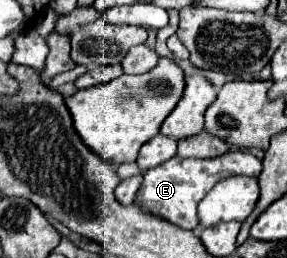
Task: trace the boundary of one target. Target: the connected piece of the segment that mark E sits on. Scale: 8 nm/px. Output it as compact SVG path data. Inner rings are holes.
M226 151L224 155L210 157L210 159L172 157L166 163L144 173L144 183L136 195L136 205L162 219L168 219L170 223L182 229L196 229L198 203L220 179L230 175L260 175L260 171L262 171L262 161L248 151Z

